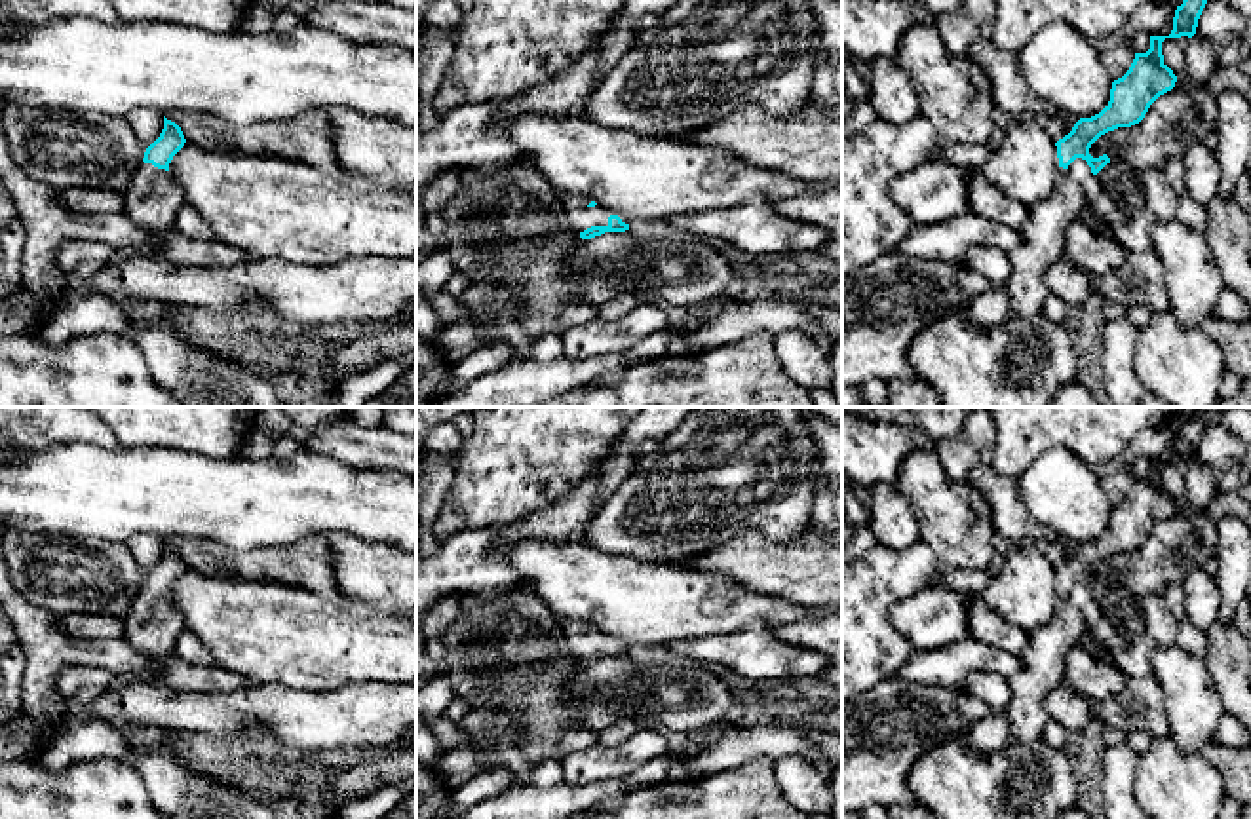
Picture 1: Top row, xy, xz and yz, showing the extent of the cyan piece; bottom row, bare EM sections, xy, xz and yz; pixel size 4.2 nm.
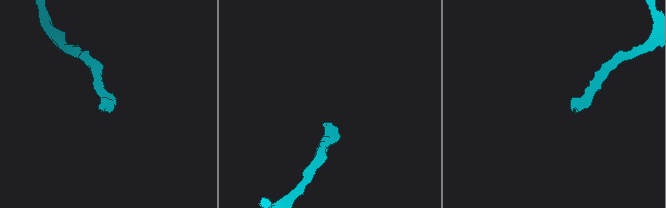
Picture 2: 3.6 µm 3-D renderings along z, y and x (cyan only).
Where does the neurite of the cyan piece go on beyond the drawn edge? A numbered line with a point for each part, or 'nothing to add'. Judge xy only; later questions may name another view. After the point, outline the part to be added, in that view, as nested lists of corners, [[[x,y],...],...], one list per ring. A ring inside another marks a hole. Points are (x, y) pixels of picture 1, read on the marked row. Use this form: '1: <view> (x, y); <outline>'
1: xy (153, 200); [[[143,162],[124,196],[124,213],[148,239],[118,255],[160,258],[164,238],[175,228],[177,213],[186,203],[183,190],[171,181],[169,171]]]

